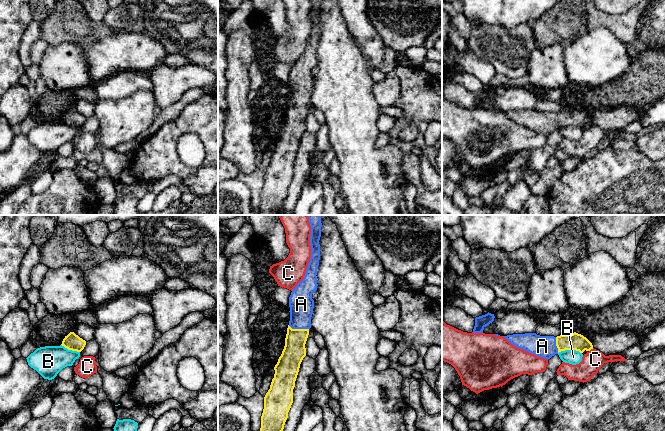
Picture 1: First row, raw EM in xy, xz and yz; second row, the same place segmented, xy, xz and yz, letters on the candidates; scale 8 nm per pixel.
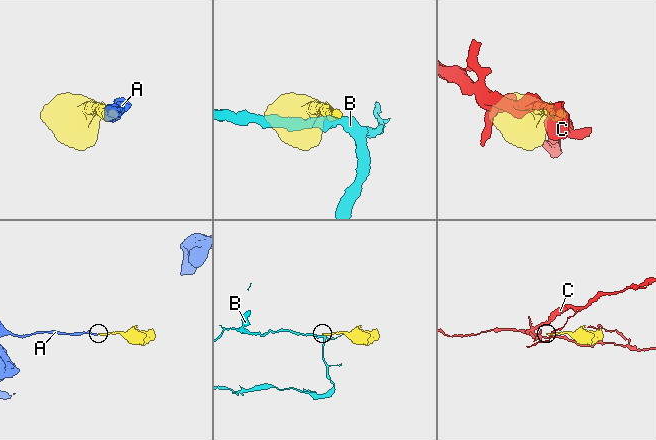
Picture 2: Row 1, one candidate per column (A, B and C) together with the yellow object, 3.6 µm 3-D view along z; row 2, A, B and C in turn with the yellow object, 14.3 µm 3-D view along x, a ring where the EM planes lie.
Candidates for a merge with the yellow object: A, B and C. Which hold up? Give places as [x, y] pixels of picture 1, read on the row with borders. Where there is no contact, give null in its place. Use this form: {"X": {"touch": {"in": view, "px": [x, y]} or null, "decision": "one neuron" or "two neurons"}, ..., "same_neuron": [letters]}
{"A": {"touch": {"in": "xz", "px": [298, 329]}, "decision": "one neuron"}, "B": {"touch": {"in": "yz", "px": [569, 349]}, "decision": "two neurons"}, "C": {"touch": {"in": "yz", "px": [591, 348]}, "decision": "two neurons"}, "same_neuron": ["A"]}

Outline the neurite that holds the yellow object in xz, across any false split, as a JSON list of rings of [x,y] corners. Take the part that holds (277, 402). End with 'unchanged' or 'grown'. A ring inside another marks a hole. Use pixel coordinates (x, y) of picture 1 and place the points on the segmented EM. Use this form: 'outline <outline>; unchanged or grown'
outline [[[308,215],[311,226],[310,245],[311,258],[303,280],[292,290],[289,297],[290,321],[285,338],[285,346],[277,364],[270,389],[264,397],[264,409],[261,416],[260,431],[283,431],[288,412],[293,403],[293,389],[299,372],[300,364],[306,356],[305,344],[311,328],[314,300],[312,294],[317,290],[317,269],[320,260],[321,215]]]; grown

